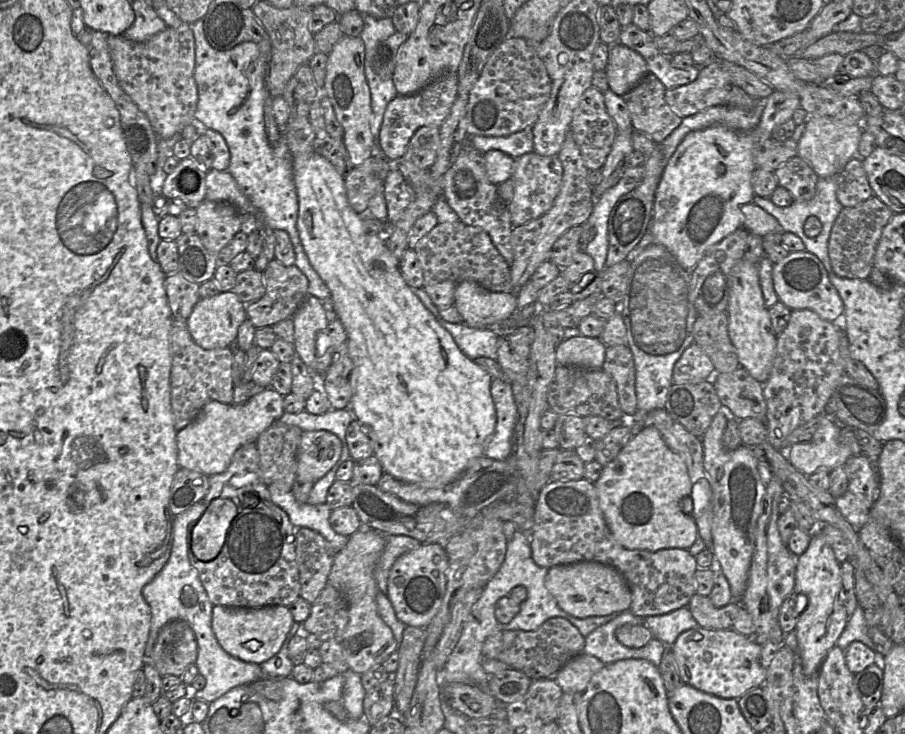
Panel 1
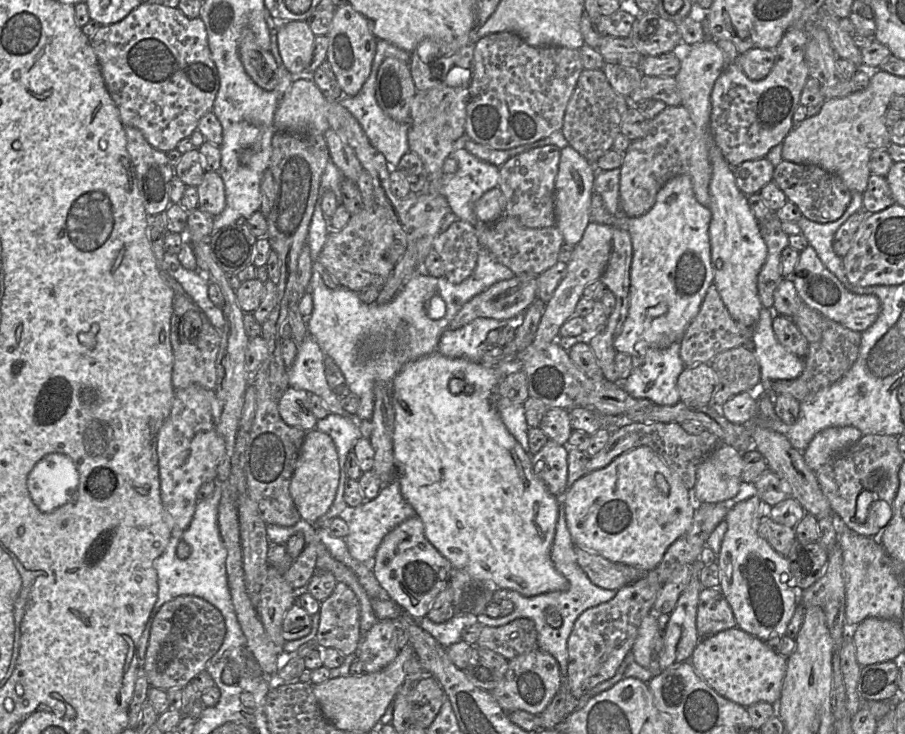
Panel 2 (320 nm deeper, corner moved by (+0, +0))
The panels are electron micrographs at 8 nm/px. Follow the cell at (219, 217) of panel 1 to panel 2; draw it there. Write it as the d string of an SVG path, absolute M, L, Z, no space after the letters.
M218 171L205 172L203 180L197 186L198 208L216 217L226 206L226 192L223 179Z

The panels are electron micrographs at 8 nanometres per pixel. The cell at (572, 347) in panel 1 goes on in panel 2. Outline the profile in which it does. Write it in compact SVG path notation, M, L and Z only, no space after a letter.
M688 175L671 178L659 190L652 208L640 217L628 217L622 212L611 214L605 207L602 197L594 192L591 196L590 221L611 228L626 230L631 237L633 258L630 269L629 312L620 335L614 341L617 352L638 356L635 344L644 341L651 348L667 348L680 342L698 314L705 294L713 283L709 225L711 211L695 198L692 182Z

